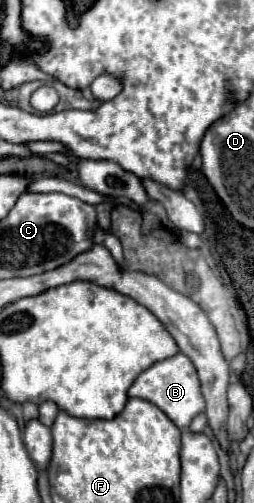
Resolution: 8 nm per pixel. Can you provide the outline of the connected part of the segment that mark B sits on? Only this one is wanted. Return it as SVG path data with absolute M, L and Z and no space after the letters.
M180 352L144 370L130 386L128 396L142 398L142 400L156 404L180 430L188 428L194 416L204 412L204 398L200 398L200 380L196 378L196 368L192 366L190 358L184 358L184 354Z

